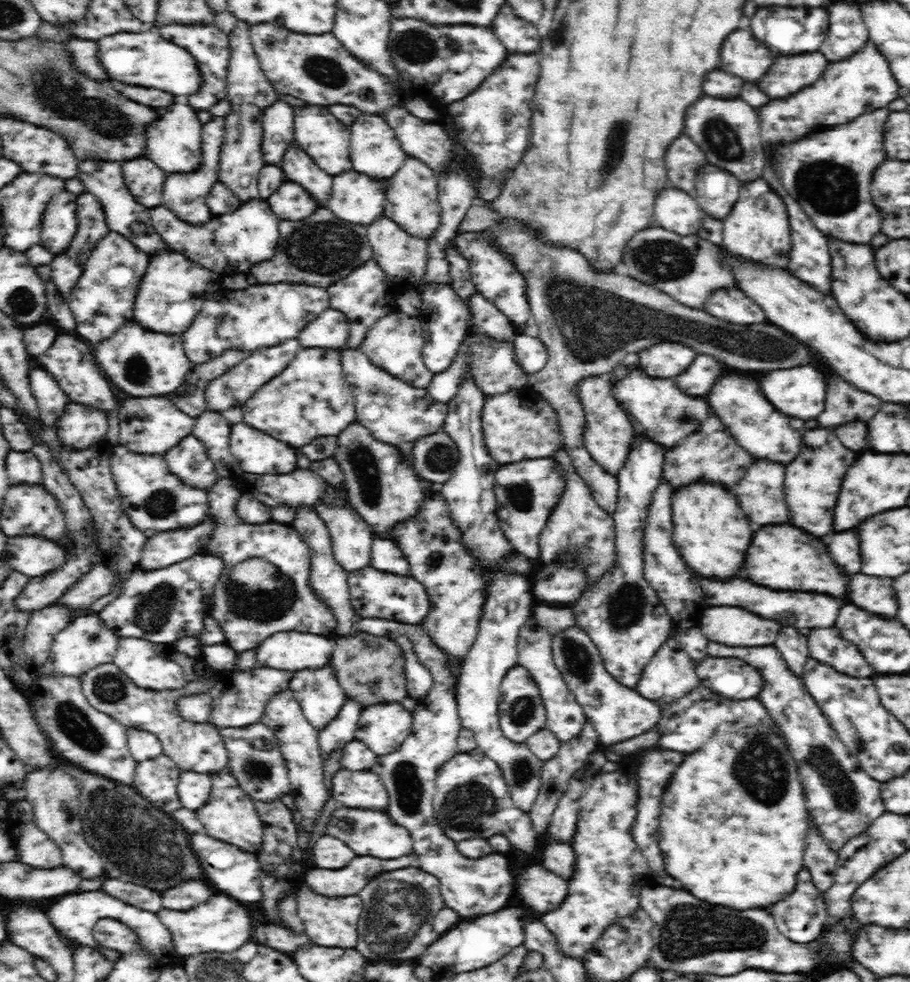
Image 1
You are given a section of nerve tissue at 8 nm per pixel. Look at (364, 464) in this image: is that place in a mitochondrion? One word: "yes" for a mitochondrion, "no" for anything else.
yes

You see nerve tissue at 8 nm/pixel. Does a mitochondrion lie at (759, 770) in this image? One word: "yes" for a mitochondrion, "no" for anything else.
yes

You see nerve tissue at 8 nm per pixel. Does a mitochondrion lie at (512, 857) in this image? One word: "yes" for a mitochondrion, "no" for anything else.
no

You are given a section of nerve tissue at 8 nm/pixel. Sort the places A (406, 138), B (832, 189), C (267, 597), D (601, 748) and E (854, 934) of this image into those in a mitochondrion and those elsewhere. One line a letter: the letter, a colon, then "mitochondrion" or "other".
A: other
B: mitochondrion
C: mitochondrion
D: other
E: other

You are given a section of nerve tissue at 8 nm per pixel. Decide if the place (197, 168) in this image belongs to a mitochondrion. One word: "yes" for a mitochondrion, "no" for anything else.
no

